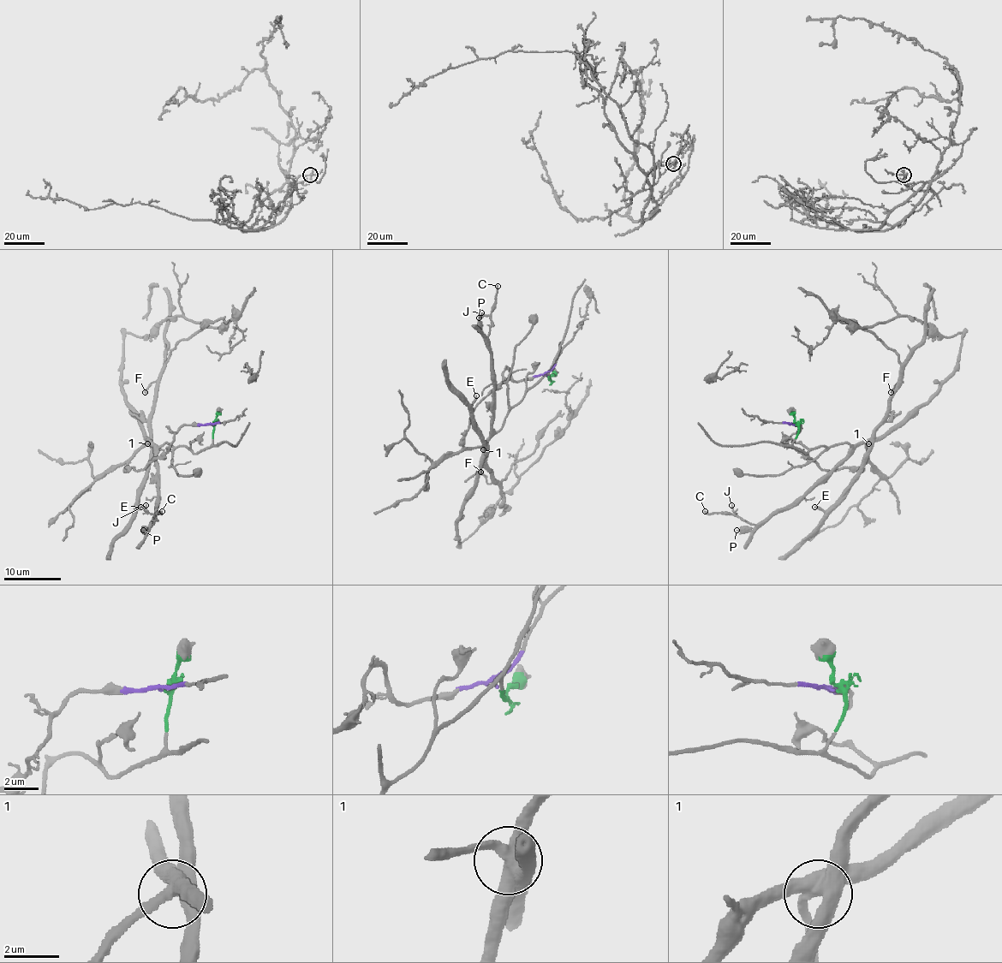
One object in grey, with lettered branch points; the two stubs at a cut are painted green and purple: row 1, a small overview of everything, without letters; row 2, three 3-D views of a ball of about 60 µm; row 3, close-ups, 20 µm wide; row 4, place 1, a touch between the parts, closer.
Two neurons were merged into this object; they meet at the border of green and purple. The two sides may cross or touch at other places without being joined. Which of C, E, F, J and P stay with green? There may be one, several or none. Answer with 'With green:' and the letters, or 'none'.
With green: C, J, P

